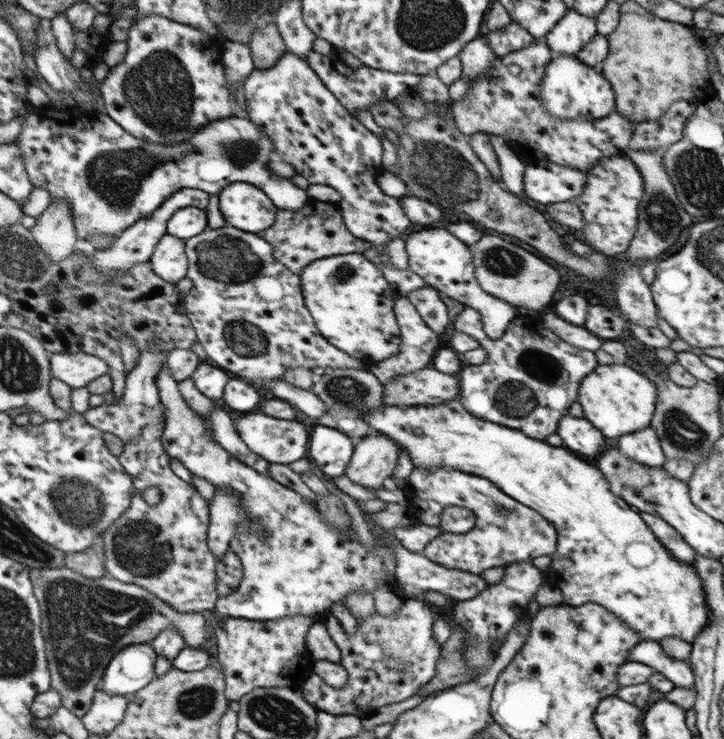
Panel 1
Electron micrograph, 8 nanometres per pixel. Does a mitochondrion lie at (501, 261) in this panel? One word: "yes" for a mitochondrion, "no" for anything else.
yes

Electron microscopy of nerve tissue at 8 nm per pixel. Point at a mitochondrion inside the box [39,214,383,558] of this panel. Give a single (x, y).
(80, 503)

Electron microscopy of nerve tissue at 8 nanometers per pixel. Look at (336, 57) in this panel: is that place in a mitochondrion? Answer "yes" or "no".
no

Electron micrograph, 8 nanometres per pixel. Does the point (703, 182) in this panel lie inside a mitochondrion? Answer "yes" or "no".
yes

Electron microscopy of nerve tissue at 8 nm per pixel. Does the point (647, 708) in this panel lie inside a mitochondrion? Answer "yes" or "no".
no

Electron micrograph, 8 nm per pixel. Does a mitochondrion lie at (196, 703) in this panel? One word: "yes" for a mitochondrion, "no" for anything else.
yes

